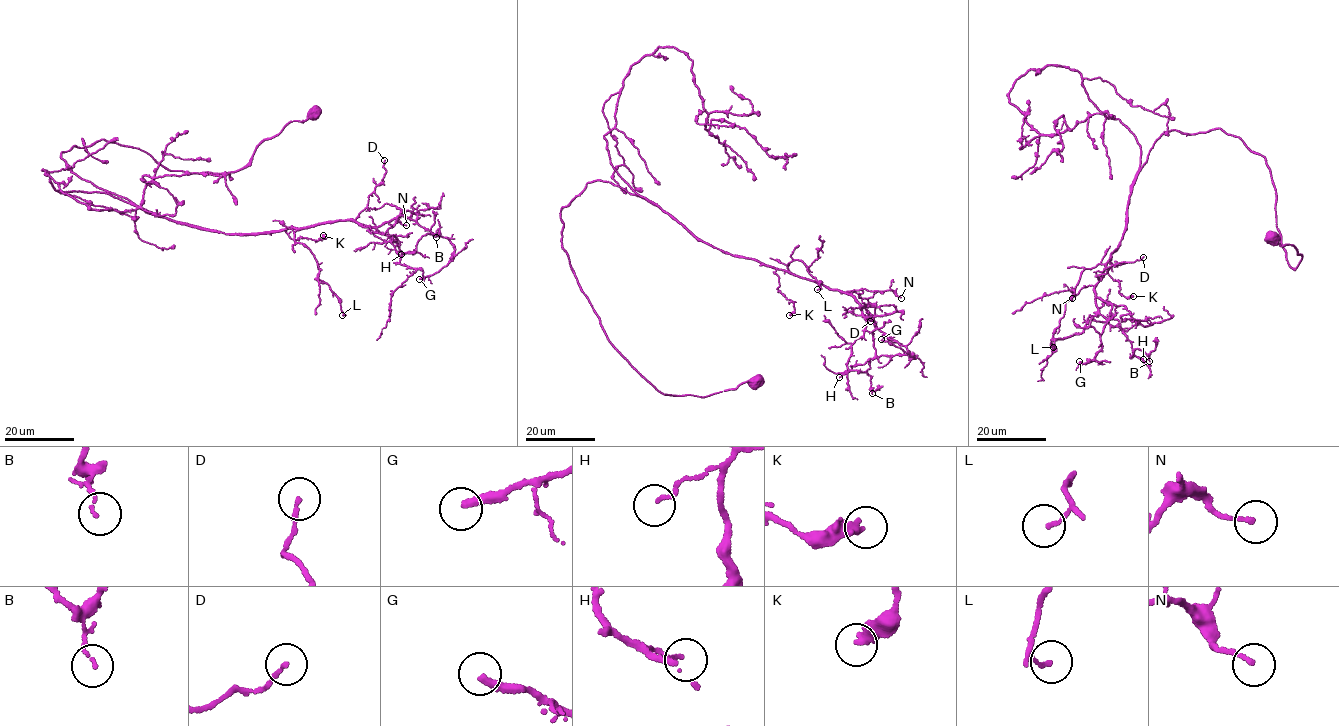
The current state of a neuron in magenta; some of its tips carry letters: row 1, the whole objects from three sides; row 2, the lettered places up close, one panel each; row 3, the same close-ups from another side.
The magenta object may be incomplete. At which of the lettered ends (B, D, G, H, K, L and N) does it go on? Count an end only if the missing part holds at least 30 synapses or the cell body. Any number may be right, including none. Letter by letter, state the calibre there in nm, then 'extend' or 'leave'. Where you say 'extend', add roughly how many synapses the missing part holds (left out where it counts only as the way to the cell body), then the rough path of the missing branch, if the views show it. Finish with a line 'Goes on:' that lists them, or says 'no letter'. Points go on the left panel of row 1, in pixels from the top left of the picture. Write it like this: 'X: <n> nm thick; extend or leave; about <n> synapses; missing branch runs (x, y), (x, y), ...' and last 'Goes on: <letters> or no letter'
B: 110 nm thick; leave
D: 130 nm thick; leave
G: 280 nm thick; leave
H: 120 nm thick; leave
K: 360 nm thick; leave
L: 130 nm thick; leave
N: 130 nm thick; leave
Goes on: no letter

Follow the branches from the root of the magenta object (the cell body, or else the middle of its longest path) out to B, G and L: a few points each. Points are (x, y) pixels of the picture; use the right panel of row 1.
B: (1272, 235), (1298, 266), (1261, 155), (1217, 128), (1156, 140), (1094, 287), (1149, 361)
G: (1272, 235), (1298, 266), (1263, 157), (1220, 129), (1164, 133), (1094, 287), (1112, 305), (1101, 349), (1079, 361)
L: (1272, 235), (1298, 266), (1263, 157), (1220, 129), (1164, 133), (1053, 347)

